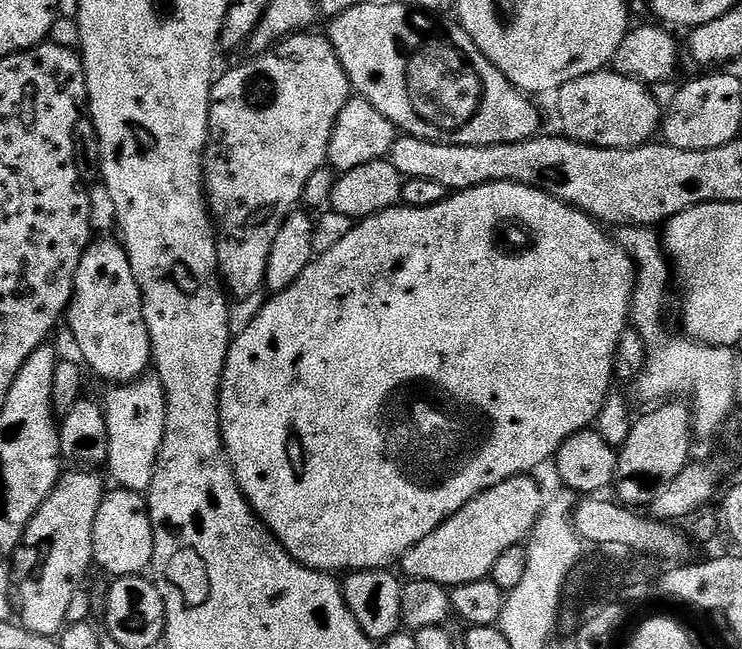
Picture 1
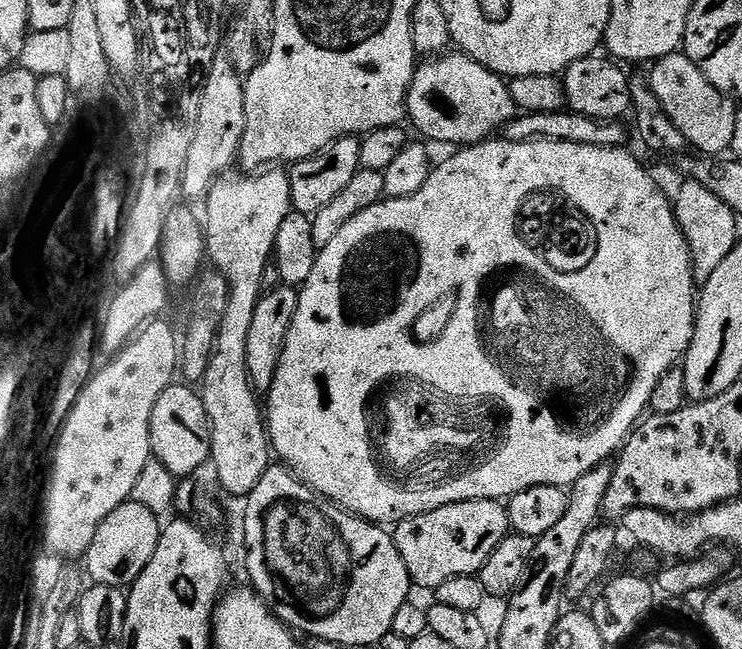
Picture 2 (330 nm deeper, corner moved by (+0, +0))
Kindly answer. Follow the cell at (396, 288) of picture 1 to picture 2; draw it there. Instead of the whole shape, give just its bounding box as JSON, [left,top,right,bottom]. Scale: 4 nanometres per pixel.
[266,138,698,526]

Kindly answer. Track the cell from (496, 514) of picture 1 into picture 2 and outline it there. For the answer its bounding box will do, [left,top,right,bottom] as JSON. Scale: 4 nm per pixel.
[394,500,509,590]

